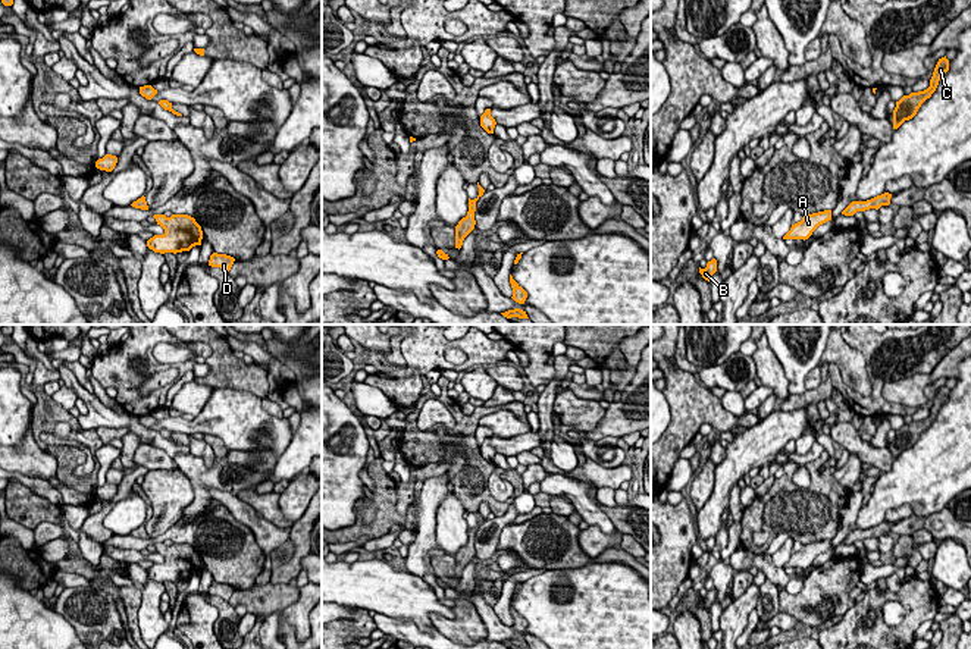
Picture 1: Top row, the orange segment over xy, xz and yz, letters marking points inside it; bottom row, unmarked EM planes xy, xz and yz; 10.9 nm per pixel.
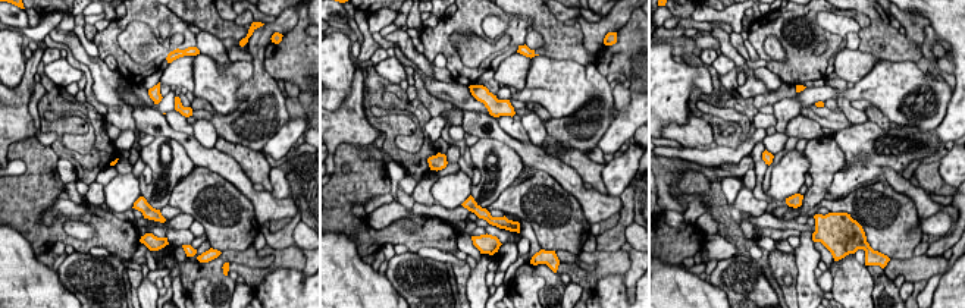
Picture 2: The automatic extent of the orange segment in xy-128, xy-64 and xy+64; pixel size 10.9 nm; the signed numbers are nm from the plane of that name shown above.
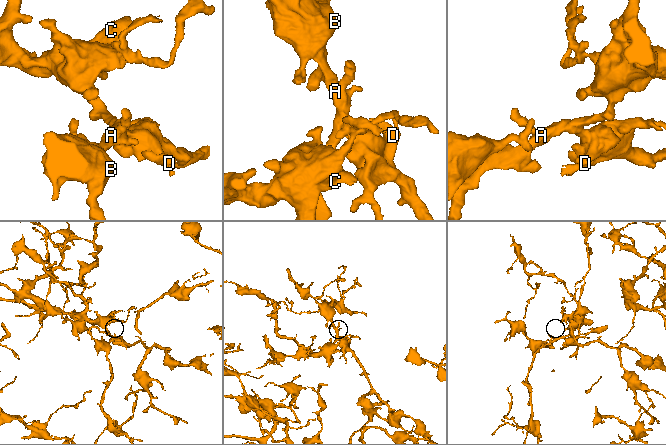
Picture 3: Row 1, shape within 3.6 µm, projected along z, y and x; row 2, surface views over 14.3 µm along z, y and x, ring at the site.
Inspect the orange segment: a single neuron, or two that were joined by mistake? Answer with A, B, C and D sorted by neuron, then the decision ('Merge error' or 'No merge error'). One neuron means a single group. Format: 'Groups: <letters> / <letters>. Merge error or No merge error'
Groups: A B C D. No merge error

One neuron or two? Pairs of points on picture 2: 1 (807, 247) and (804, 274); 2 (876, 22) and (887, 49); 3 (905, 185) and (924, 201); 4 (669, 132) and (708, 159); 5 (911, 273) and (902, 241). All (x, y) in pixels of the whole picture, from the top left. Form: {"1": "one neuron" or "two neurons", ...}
{"1": "one neuron", "2": "one neuron", "3": "one neuron", "4": "two neurons", "5": "two neurons"}

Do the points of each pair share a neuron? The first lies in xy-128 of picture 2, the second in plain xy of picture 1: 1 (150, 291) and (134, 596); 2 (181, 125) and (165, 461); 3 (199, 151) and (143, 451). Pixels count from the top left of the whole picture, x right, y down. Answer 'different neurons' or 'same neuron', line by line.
1: different neurons
2: different neurons
3: same neuron

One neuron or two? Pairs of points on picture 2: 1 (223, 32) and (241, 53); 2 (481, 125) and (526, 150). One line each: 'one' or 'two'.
1: one
2: one

